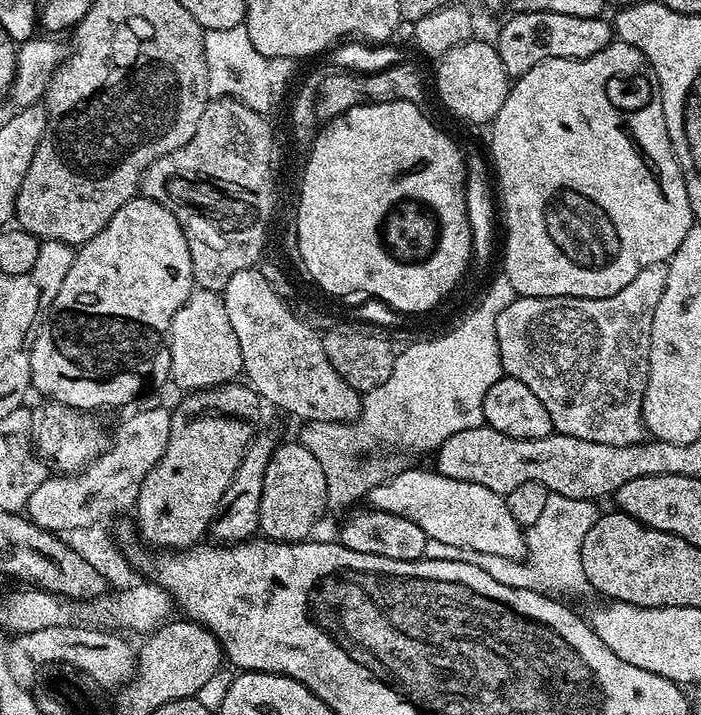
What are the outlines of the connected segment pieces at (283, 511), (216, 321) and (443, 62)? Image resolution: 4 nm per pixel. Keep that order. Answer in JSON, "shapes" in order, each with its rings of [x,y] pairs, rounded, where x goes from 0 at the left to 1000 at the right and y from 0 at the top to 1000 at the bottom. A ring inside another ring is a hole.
{"shapes":[[[[427,618],[395,620],[385,649],[379,652],[379,669],[374,669],[369,743],[381,754],[407,761],[438,755],[447,748],[445,737],[455,730],[462,710],[468,709],[465,663],[459,663],[454,641],[448,641],[448,635]]],[[[280,403],[265,417],[265,422],[248,439],[243,462],[237,471],[243,490],[244,536],[251,536],[261,545],[302,543],[312,537],[335,533],[348,519],[345,488],[328,456],[322,428],[315,410],[292,403]],[[338,524],[338,526],[337,526]]],[[[675,53],[648,64],[635,78],[626,80],[622,95],[622,129],[628,140],[656,168],[668,173],[700,175],[728,122],[728,108],[716,81],[710,81],[706,60]]]]}

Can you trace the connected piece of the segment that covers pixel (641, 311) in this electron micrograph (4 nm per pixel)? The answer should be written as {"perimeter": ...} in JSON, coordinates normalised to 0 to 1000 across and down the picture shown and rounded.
{"perimeter":[[[951,368],[922,372],[922,378],[910,382],[910,389],[899,394],[899,400],[887,400],[882,411],[870,411],[870,417],[825,417],[823,414],[738,414],[710,439],[708,446],[708,471],[713,491],[713,512],[723,524],[730,526],[745,540],[756,540],[762,552],[785,573],[787,597],[800,610],[836,613],[836,618],[864,618],[864,624],[899,624],[917,617],[922,610],[916,562],[924,538],[924,491],[927,490],[927,462],[933,450],[933,434],[939,434],[939,421],[944,417],[944,406],[950,406]]]}

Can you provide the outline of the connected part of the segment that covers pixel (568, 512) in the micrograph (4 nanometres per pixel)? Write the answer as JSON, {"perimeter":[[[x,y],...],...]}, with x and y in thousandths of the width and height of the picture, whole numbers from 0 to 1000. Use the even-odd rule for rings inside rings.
{"perimeter":[[[783,692],[767,730],[750,738],[752,779],[759,780],[766,803],[776,810],[775,821],[783,829],[812,828],[816,834],[827,834],[837,827],[827,776],[830,752],[836,752],[836,741],[842,741],[842,736],[847,736],[850,729],[853,720],[850,710],[852,706],[843,699]]]}

